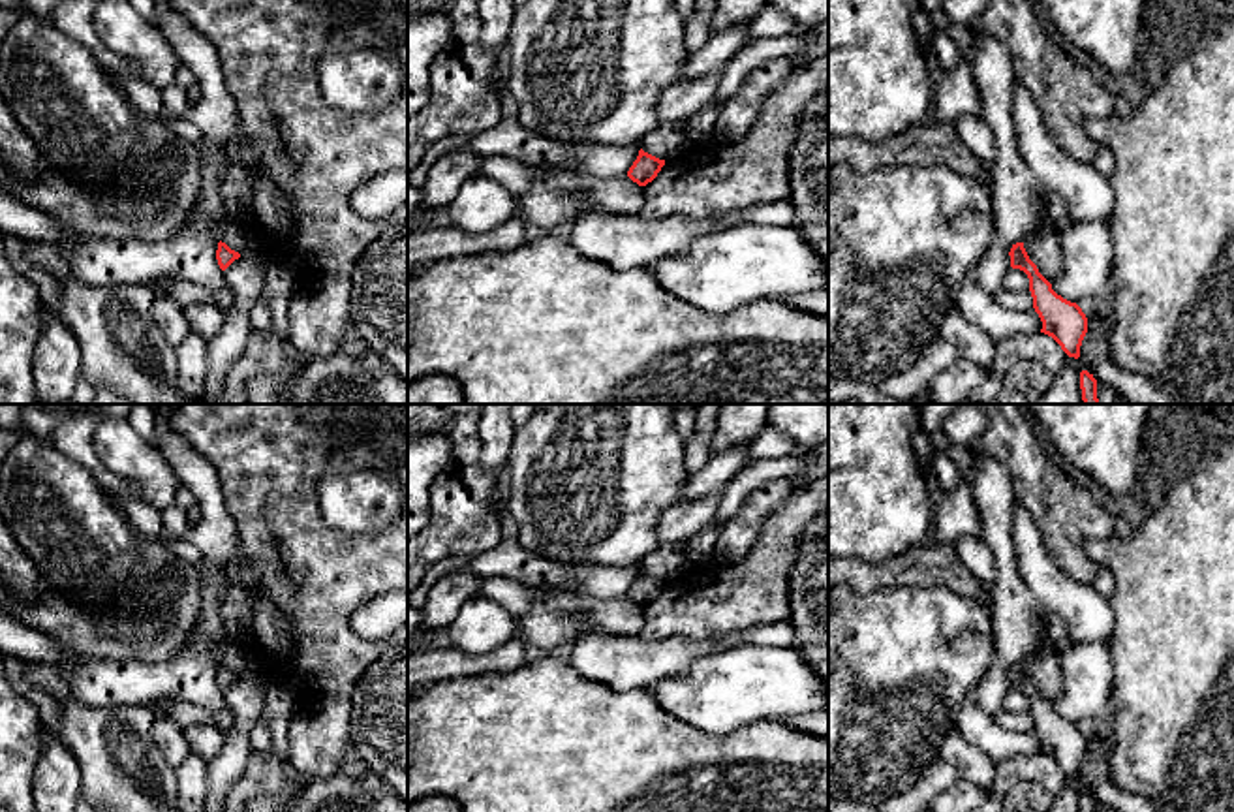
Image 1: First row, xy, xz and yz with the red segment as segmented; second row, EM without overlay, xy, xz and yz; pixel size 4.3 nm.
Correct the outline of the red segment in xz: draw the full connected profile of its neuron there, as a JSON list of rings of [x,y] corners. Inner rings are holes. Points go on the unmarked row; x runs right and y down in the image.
[[[640,570],[637,581],[627,592],[627,598],[639,607],[646,607],[657,598],[663,586],[665,581],[659,581]]]

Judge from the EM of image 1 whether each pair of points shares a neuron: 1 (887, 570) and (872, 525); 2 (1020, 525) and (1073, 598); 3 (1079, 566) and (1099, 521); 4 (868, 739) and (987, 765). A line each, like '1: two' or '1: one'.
1: two
2: one
3: one
4: two

